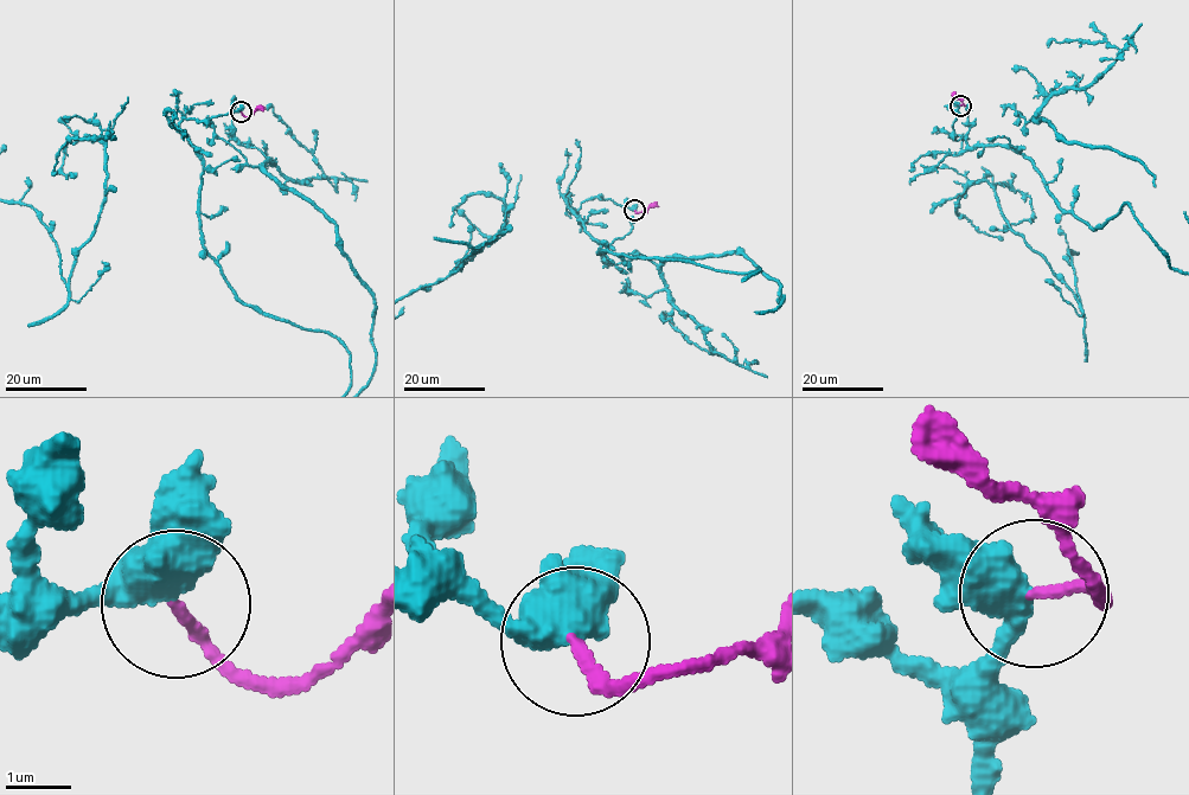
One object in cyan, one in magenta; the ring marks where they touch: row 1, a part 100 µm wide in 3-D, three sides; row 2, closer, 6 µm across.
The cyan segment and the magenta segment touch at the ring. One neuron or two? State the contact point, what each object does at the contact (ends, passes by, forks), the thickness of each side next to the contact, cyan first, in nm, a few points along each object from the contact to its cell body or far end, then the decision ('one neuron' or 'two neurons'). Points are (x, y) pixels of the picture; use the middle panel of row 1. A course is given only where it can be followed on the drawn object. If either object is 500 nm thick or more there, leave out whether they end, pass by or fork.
place (634, 210); cyan passes by; magenta ends; calibres 480 and 180 nm; course magenta (634, 210), (643, 212), (658, 206); two neurons

